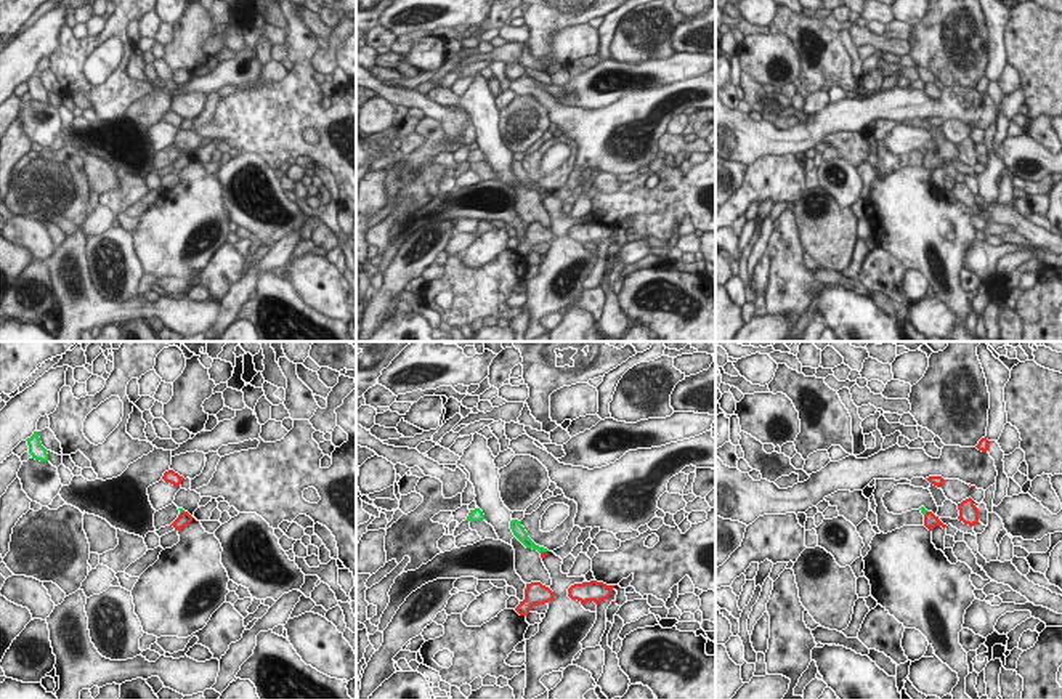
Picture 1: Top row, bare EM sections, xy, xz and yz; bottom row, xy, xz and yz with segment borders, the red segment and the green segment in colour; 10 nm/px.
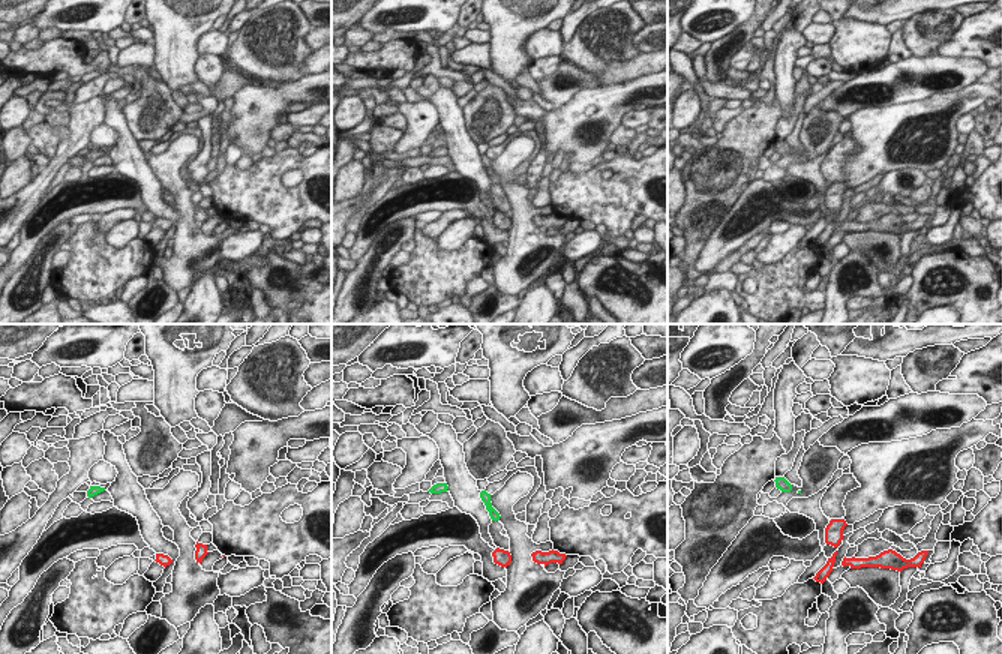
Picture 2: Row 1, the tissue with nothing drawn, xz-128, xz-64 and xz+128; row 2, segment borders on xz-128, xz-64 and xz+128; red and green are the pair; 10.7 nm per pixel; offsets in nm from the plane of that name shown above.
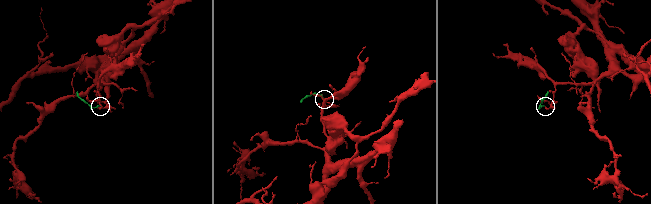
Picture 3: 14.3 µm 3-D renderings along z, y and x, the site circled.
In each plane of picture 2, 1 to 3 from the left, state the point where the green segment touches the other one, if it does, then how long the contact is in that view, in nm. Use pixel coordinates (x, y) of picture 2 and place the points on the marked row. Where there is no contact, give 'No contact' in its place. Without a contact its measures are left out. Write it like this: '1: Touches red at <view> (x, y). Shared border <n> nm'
1: No contact
2: No contact
3: No contact

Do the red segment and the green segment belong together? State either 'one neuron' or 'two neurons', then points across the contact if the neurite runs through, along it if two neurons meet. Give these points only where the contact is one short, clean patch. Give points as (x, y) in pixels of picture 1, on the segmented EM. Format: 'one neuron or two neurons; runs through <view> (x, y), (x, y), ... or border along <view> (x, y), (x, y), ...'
two neurons; border along xz (546, 550), (539, 552)

